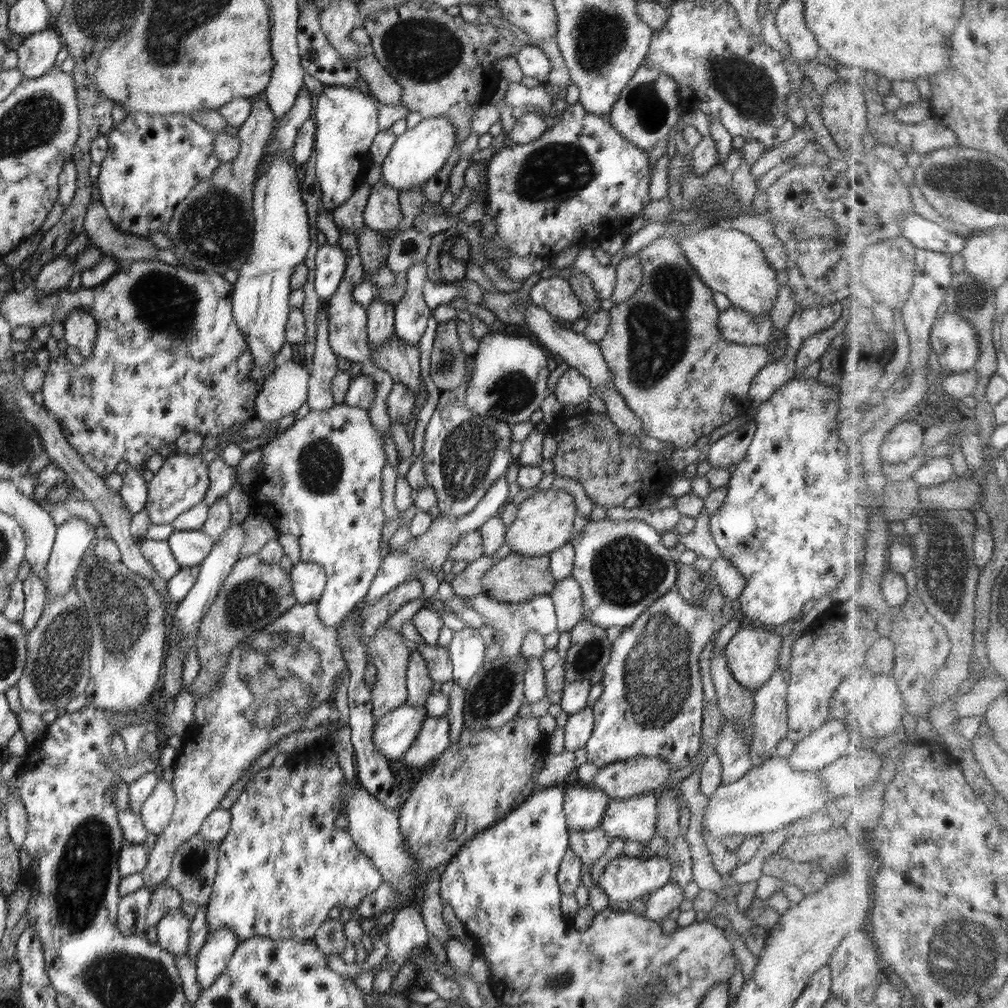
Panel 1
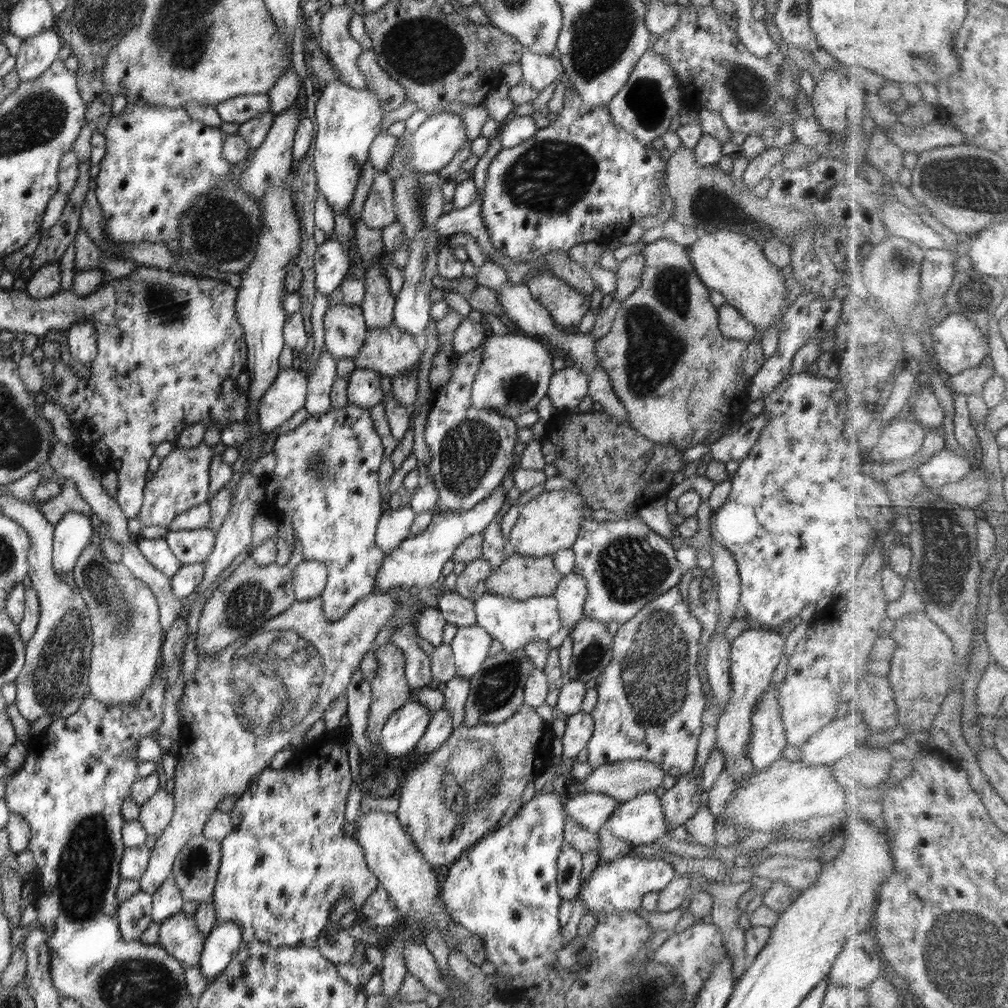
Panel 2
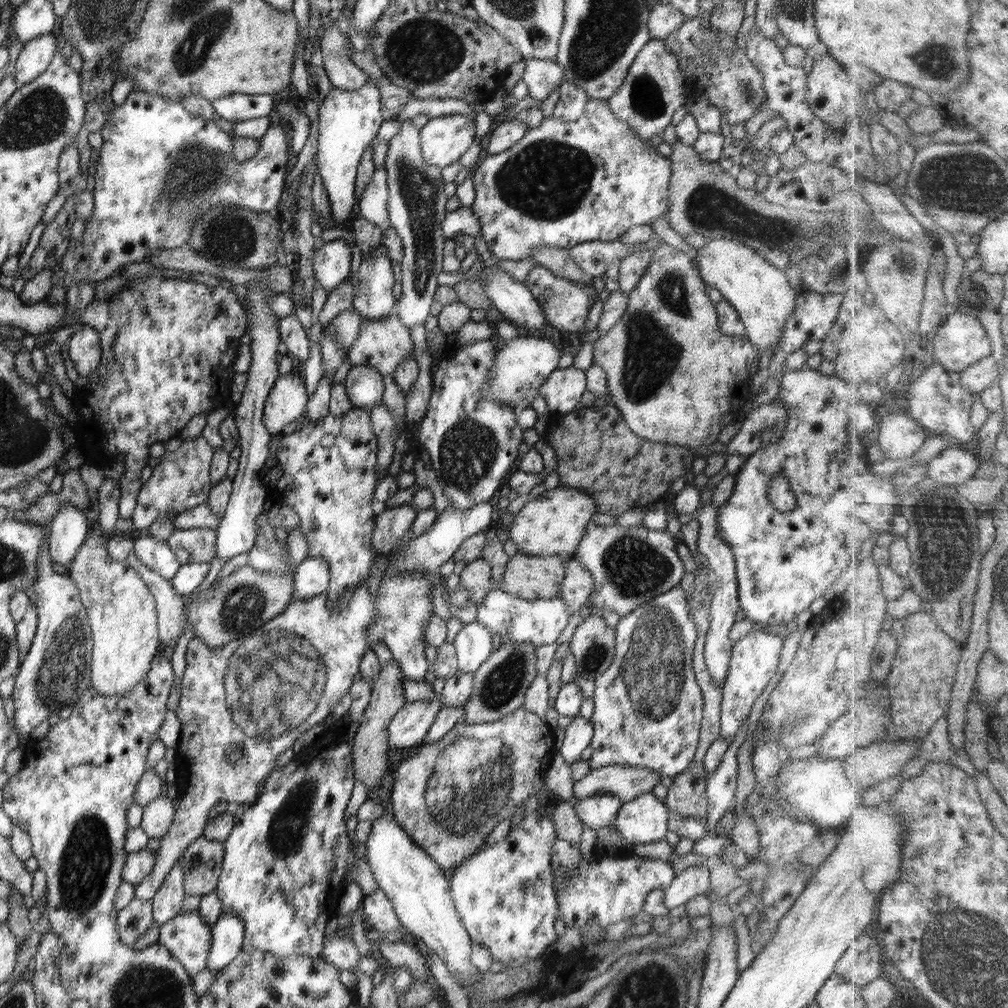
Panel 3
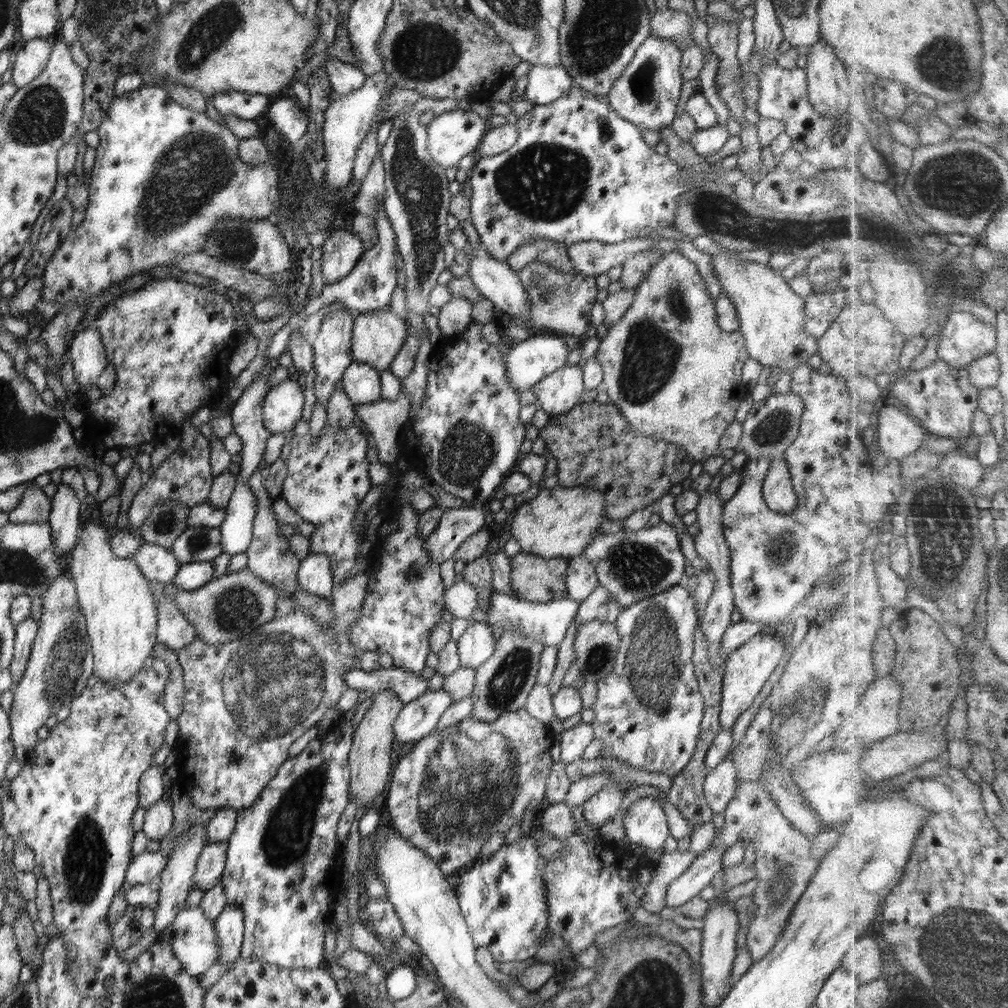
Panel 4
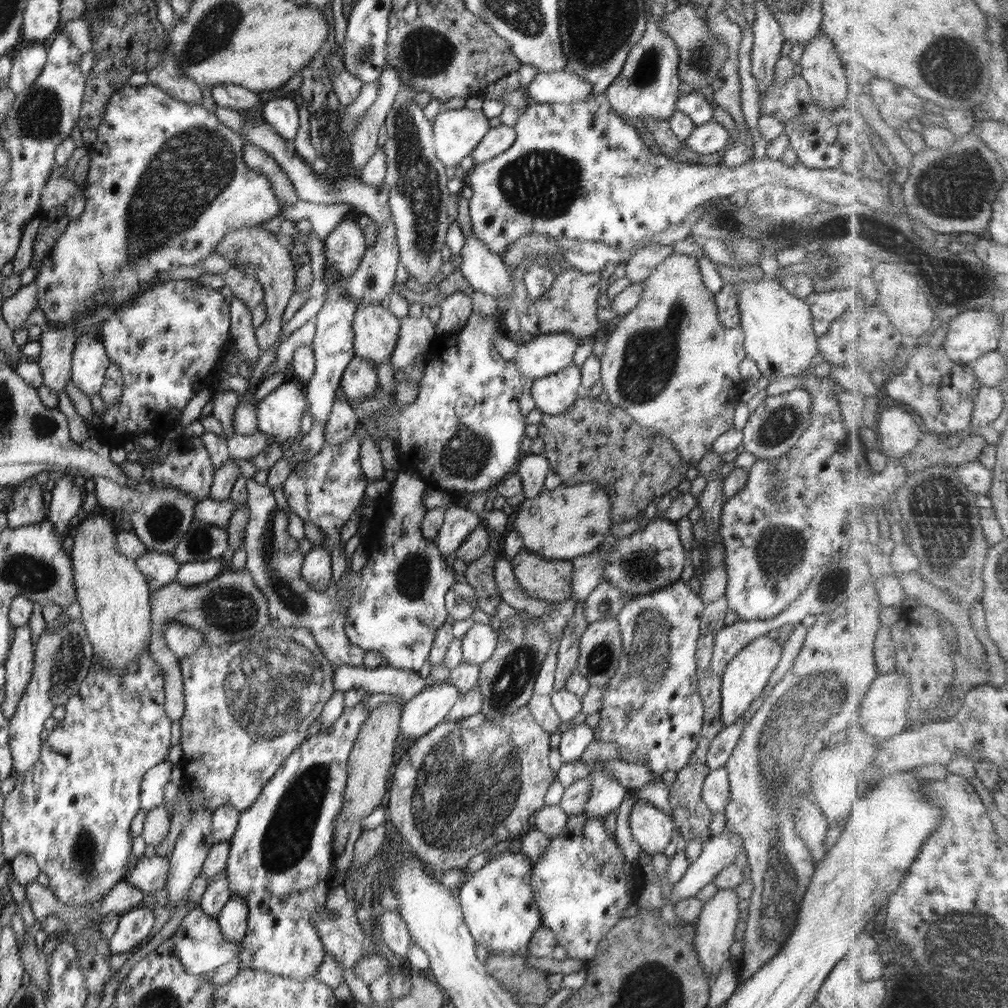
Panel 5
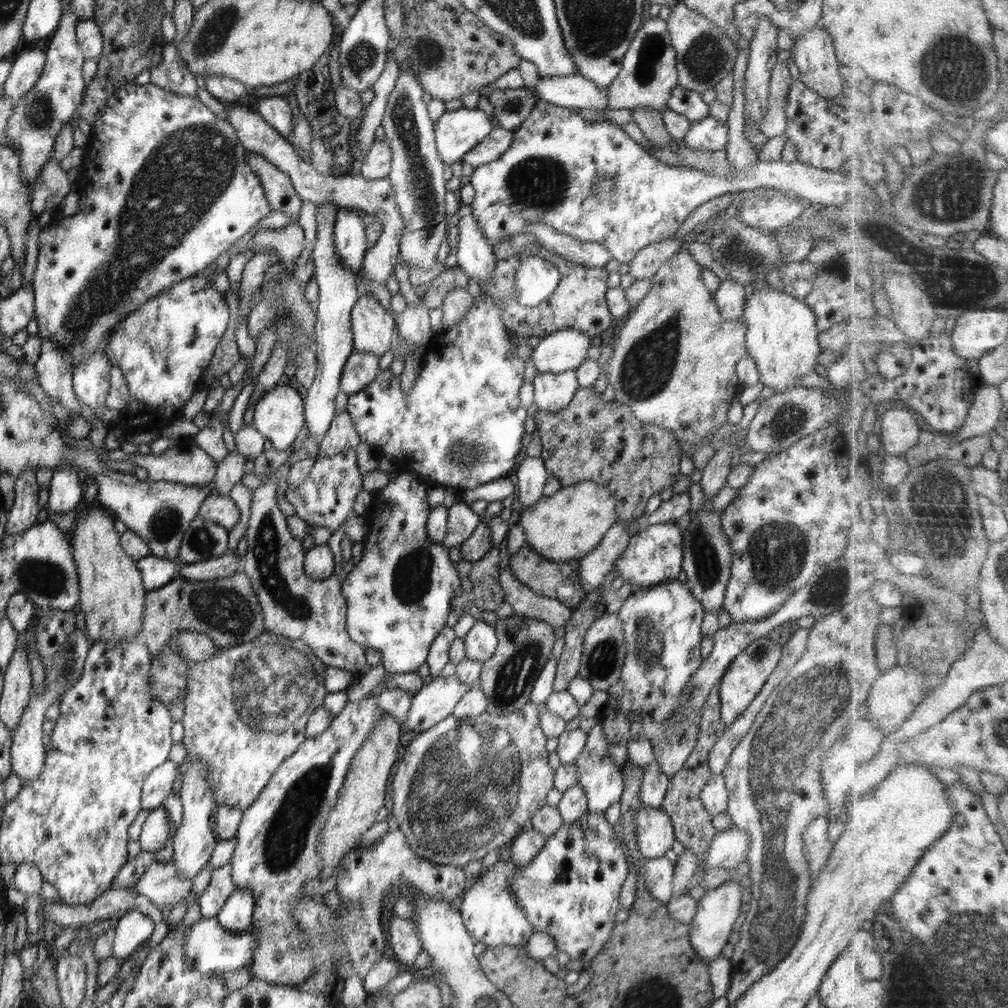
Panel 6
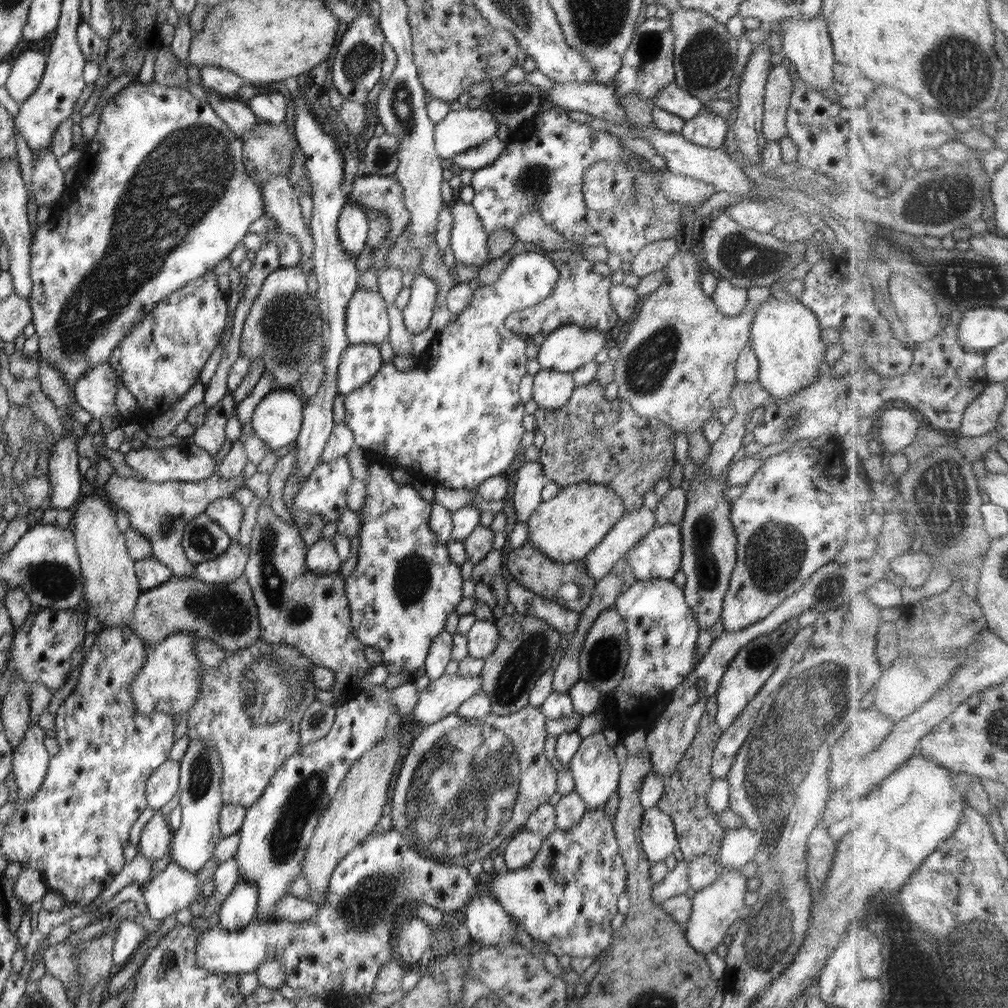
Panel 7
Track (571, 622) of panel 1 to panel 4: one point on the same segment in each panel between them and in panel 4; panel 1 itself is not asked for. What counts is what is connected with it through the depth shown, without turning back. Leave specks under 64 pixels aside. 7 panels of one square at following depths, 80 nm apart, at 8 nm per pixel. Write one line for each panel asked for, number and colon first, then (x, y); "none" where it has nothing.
2: (571, 593)
3: (577, 587)
4: (581, 580)

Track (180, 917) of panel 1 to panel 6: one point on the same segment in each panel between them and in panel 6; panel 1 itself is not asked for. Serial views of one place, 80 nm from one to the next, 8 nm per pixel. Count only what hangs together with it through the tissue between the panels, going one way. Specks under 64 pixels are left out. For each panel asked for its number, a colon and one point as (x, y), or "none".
2: (179, 936)
3: (187, 937)
4: (191, 935)
5: (199, 944)
6: (209, 949)

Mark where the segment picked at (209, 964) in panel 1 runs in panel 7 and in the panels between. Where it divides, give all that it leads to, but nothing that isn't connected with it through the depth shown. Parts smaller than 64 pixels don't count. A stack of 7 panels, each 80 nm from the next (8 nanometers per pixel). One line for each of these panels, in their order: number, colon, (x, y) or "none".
2: (221, 945)
3: (227, 933)
4: (229, 925)
5: (232, 920)
6: (235, 916)
7: (239, 908)

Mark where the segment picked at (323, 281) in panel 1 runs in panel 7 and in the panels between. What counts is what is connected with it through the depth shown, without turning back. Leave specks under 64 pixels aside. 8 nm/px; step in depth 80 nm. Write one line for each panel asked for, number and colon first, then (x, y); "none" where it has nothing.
2: (331, 262)
3: (331, 263)
4: (343, 249)
5: (345, 246)
6: (349, 233)
7: (353, 226)

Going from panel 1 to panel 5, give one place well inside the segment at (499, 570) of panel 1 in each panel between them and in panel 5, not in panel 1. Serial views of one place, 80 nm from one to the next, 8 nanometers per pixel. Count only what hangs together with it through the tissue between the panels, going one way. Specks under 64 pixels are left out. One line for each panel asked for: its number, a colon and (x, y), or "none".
2: (520, 577)
3: (529, 577)
4: (534, 578)
5: (543, 579)

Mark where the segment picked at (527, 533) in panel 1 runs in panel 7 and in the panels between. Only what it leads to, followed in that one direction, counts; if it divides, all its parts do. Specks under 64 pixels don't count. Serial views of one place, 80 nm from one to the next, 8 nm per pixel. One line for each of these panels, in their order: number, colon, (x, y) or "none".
2: (550, 522)
3: (552, 524)
4: (561, 522)
5: (570, 521)
6: (564, 527)
7: (568, 527)

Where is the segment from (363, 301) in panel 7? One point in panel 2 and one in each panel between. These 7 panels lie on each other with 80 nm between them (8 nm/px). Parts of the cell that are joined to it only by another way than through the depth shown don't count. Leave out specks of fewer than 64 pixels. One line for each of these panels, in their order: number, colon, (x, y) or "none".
2: (390, 351)
3: (382, 343)
4: (377, 336)
5: (376, 328)
6: (372, 326)

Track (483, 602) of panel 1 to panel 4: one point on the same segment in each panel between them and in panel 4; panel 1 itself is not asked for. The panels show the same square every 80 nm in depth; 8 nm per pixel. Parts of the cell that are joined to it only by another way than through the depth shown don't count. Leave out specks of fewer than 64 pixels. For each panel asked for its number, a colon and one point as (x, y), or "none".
2: (515, 623)
3: (541, 621)
4: (548, 622)

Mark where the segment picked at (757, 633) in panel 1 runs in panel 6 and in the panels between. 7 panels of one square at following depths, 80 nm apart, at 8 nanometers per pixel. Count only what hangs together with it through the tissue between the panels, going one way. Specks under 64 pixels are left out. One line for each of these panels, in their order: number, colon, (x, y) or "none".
2: (754, 655)
3: (754, 659)
4: (746, 670)
5: (746, 675)
6: (745, 677)

